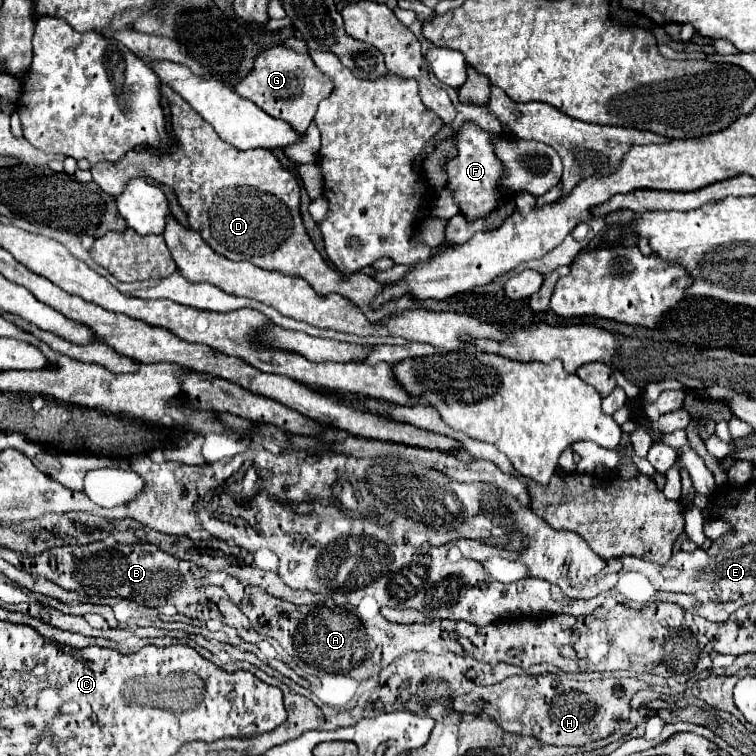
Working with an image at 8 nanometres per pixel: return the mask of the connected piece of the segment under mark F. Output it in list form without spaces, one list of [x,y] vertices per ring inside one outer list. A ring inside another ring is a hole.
[[[465,123],[455,137],[457,137],[459,153],[445,165],[445,169],[449,173],[447,187],[453,189],[455,199],[461,207],[461,213],[469,221],[473,221],[477,217],[489,215],[503,201],[503,193],[499,189],[499,179],[503,175],[503,167],[493,153],[493,143],[491,143],[493,133],[479,129],[475,123]]]

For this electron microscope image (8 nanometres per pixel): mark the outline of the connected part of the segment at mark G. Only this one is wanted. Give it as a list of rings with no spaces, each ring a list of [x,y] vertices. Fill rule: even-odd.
[[[287,47],[265,49],[257,59],[253,71],[235,89],[243,99],[253,101],[267,115],[281,119],[293,127],[297,135],[303,135],[313,121],[317,105],[333,93],[333,81],[323,75],[309,55],[297,53]]]

